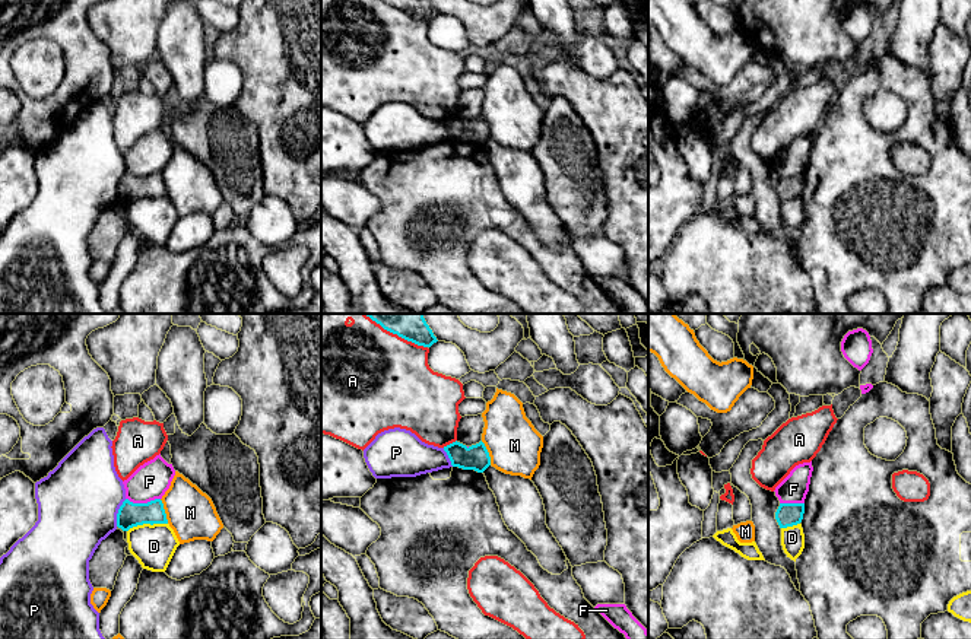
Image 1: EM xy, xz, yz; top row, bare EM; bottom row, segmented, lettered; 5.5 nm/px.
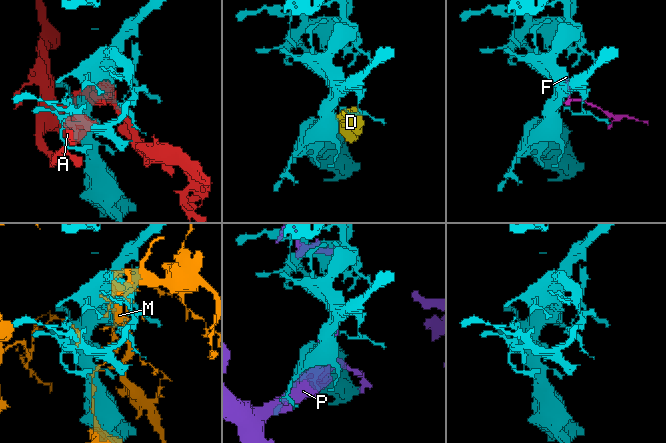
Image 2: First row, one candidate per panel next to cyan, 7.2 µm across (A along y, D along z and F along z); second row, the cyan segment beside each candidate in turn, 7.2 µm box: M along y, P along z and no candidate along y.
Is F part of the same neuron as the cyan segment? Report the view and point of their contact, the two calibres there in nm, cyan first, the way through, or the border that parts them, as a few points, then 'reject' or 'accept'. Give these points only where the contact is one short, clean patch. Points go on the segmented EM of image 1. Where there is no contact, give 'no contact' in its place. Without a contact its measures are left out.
contact xy (143, 504); calibres 130 and 200 nm; border xy (126, 498), (133, 502), (159, 499); reject

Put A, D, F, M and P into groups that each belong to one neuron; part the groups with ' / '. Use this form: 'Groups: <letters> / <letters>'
Groups: A / D / F / M / P

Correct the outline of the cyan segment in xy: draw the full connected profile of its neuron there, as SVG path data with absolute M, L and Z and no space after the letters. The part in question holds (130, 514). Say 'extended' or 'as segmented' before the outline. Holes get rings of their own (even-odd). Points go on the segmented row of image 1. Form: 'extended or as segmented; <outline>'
as segmented; M128 499L123 502L117 514L117 527L128 531L143 524L168 524L164 503L161 499L147 503L133 503Z

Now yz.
as segmented; M780 503L775 519L780 528L793 527L802 522L805 503Z

